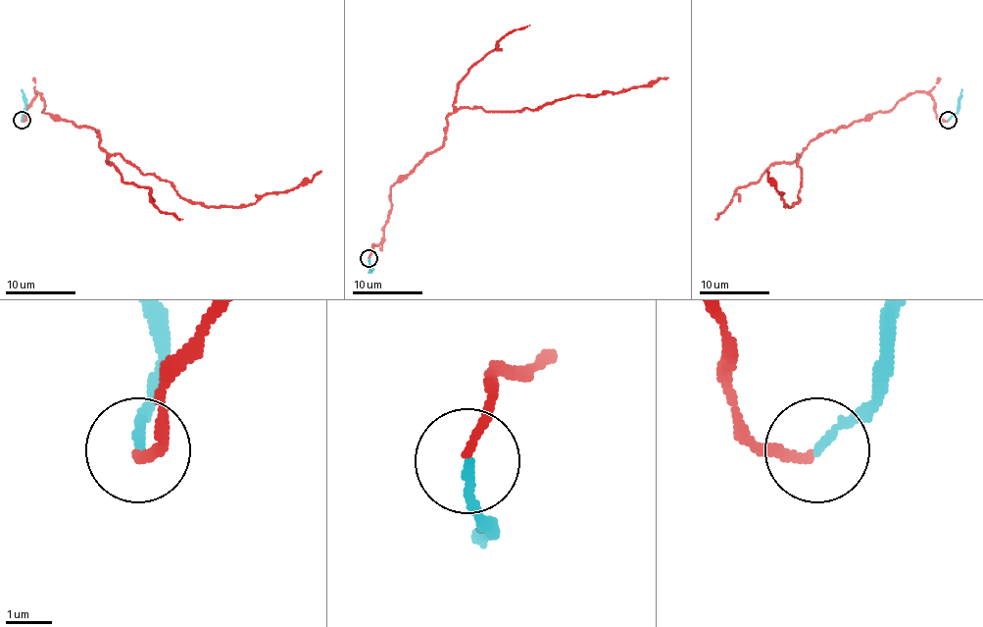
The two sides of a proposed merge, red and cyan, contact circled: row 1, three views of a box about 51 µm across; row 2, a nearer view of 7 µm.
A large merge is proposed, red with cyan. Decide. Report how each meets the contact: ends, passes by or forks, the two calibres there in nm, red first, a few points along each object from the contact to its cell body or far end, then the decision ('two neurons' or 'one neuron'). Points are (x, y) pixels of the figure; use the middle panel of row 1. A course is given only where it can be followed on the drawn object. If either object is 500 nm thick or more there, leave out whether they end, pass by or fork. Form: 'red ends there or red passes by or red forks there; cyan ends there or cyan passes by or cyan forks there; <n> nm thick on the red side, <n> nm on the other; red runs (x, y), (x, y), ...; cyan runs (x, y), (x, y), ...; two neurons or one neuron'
red ends there; cyan ends there; 200 nm thick on the red side, 200 nm on the other; red runs (369, 258), (389, 216), (390, 187), (443, 144), (447, 118), (457, 109), (530, 109), (667, 78); cyan runs (369, 258), (371, 269), (368, 272); one neuron

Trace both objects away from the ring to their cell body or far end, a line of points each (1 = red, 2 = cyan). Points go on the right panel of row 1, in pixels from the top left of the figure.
1: (948, 120), (914, 91), (819, 133), (797, 154), (792, 207), (767, 170)
2: (948, 120), (958, 107), (961, 89)

